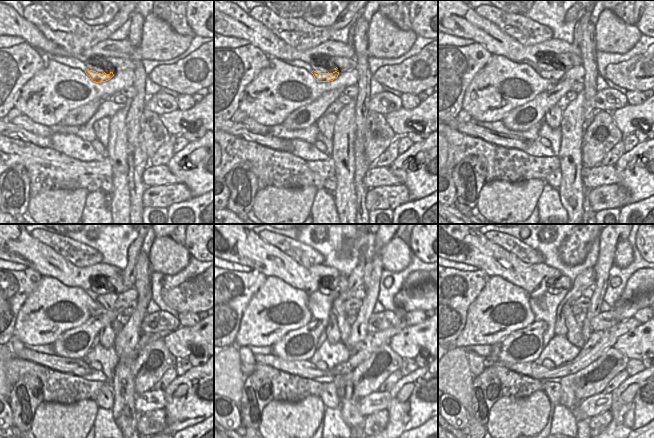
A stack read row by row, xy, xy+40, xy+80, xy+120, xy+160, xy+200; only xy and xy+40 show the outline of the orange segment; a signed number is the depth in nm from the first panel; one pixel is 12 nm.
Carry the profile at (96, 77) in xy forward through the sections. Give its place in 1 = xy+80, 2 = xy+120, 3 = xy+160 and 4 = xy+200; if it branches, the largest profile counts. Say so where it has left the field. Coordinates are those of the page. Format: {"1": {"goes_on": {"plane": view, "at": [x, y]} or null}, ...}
{"1": {"goes_on": {"plane": "xy+80", "at": [555, 75]}}, "2": {"goes_on": {"plane": "xy+120", "at": [106, 301]}}, "3": {"goes_on": {"plane": "xy+160", "at": [343, 325]}}, "4": {"goes_on": {"plane": "xy+200", "at": [574, 333]}}}

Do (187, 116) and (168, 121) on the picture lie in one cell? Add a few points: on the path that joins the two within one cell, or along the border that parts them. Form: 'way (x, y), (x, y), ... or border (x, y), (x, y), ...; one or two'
way (182, 117), (173, 121); one

